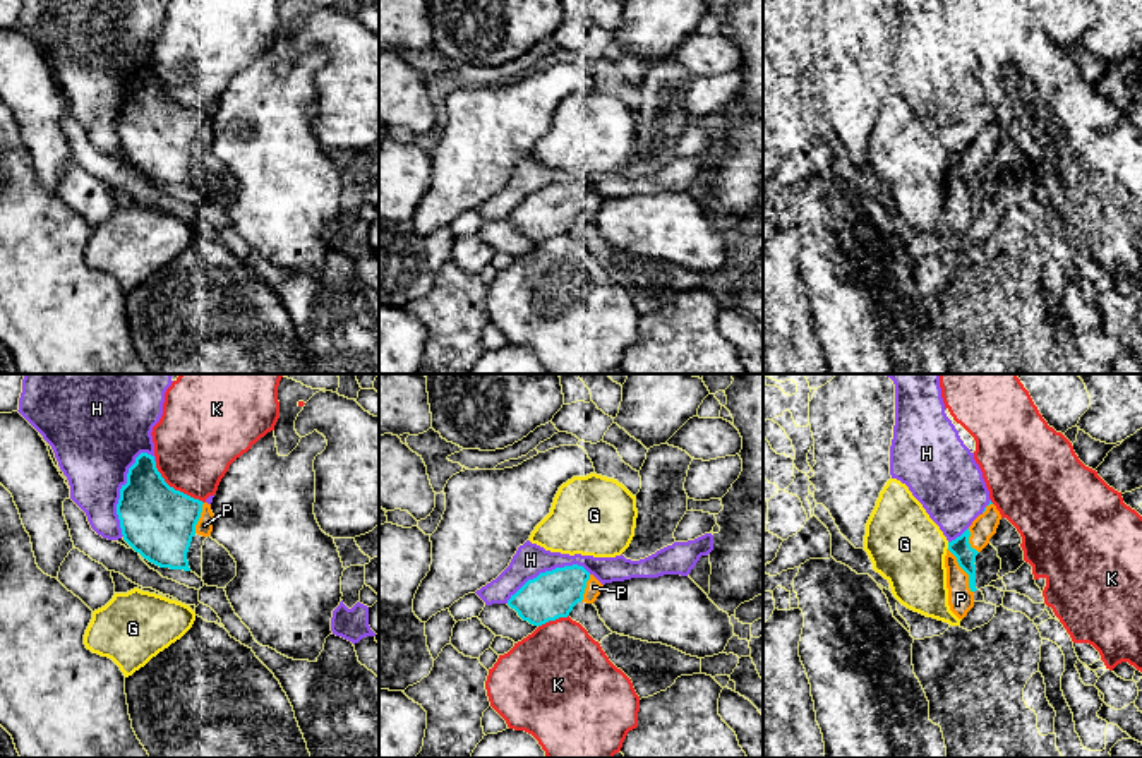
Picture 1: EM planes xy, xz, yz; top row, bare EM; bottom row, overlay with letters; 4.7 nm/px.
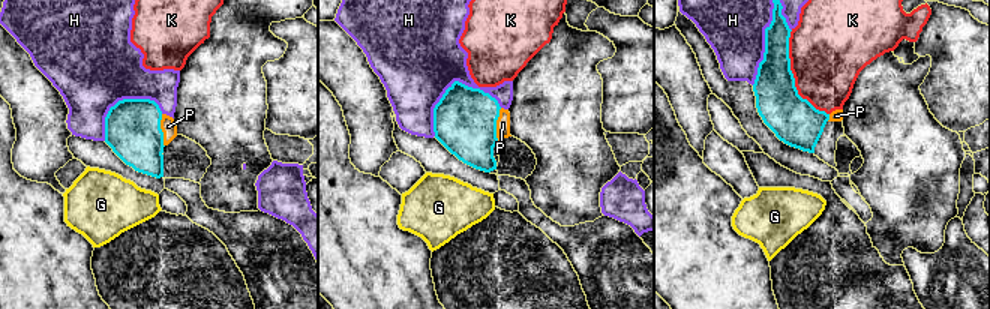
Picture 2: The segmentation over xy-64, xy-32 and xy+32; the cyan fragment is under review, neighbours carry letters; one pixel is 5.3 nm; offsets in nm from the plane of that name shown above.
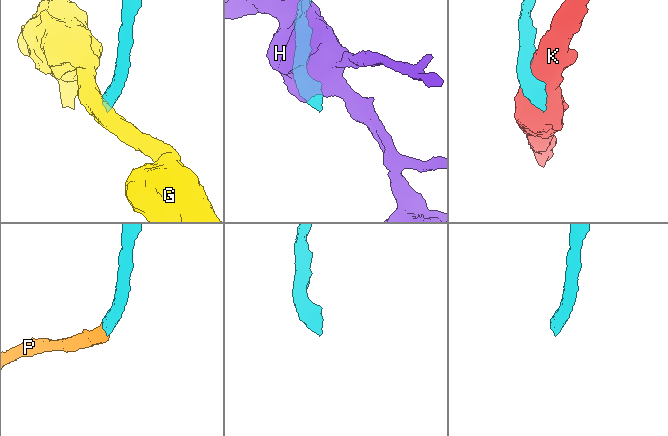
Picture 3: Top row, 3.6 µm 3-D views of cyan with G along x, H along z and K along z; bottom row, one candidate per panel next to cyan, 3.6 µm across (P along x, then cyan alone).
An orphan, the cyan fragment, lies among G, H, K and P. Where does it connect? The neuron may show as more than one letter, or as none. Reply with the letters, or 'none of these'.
P

